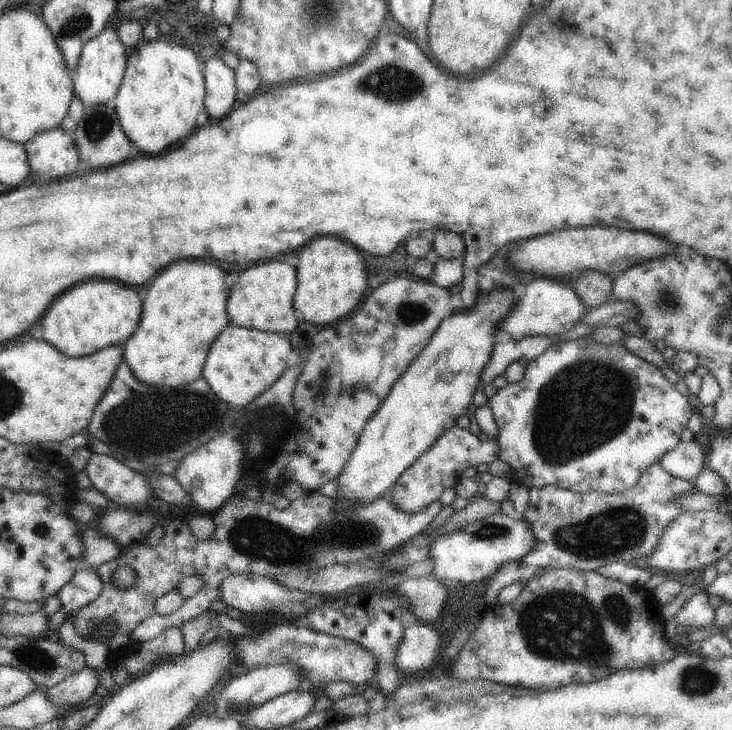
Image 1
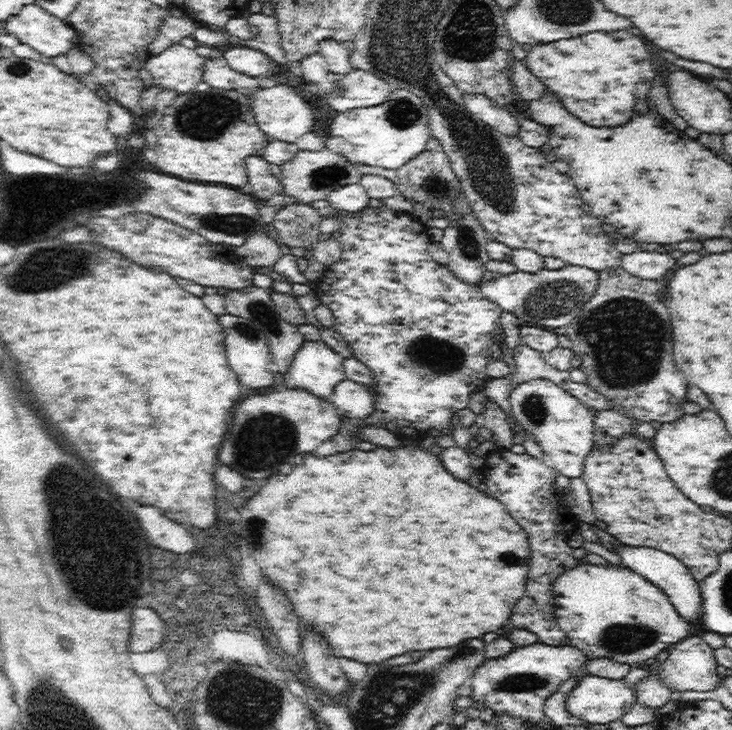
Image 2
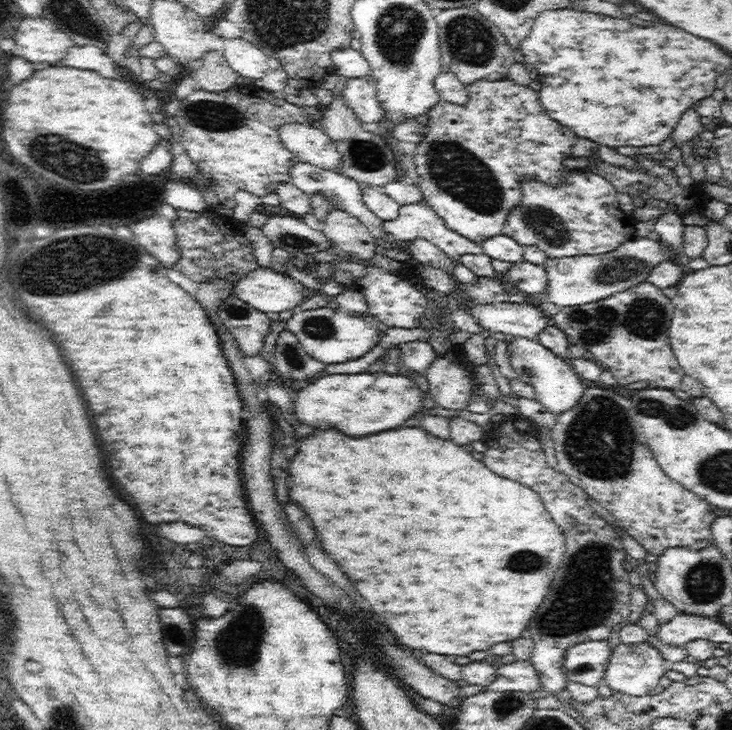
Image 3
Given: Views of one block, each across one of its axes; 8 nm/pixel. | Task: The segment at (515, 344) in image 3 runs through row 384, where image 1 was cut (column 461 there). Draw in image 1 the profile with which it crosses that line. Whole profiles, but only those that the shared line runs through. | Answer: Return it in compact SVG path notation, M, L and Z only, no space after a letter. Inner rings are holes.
M492 513L460 531L443 533L431 545L430 557L434 560L433 573L441 580L462 584L482 584L492 578L508 563L516 563L530 555L536 548L535 528L525 518L517 520L508 514Z

